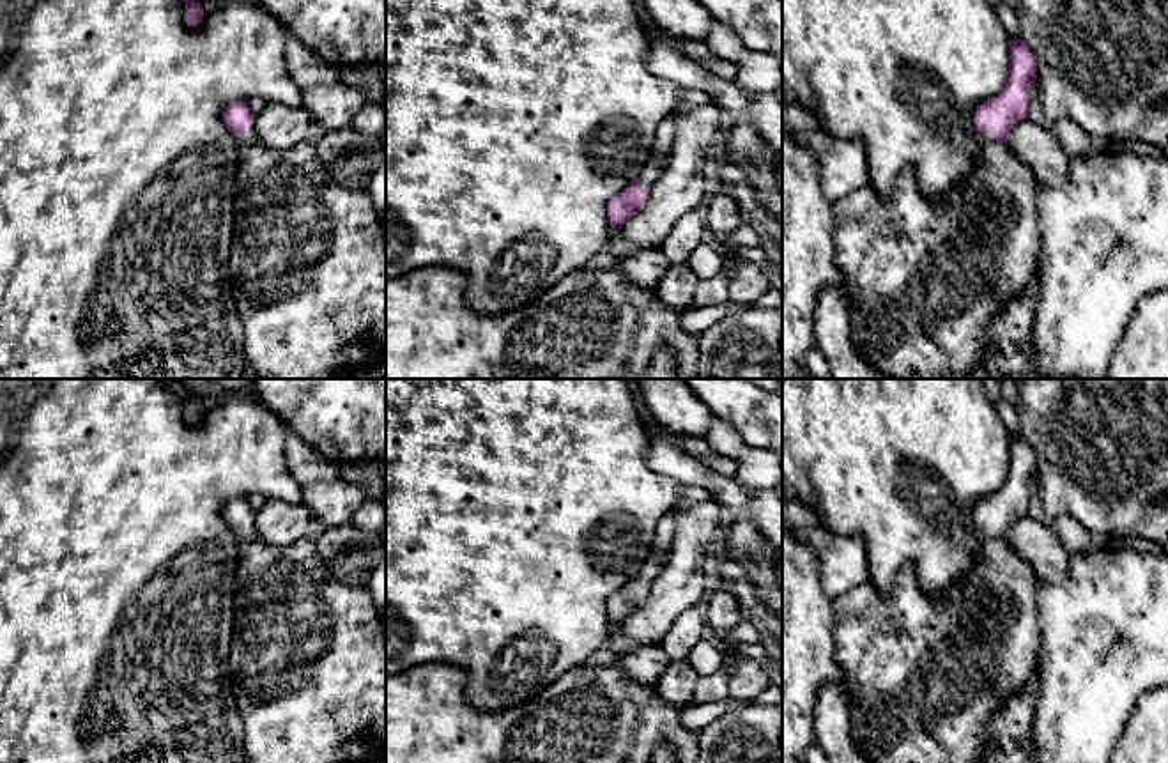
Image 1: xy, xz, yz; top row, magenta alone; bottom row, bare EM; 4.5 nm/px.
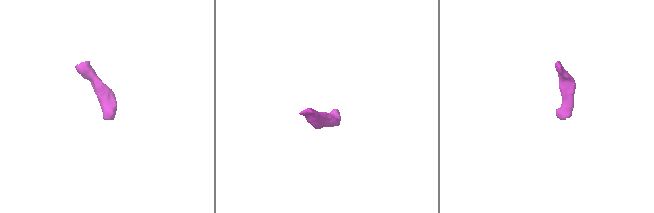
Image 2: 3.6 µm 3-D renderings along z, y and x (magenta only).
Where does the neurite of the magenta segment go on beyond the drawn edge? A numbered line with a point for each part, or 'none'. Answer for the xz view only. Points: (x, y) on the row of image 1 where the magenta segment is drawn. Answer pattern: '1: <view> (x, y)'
1: xz (653, 167)

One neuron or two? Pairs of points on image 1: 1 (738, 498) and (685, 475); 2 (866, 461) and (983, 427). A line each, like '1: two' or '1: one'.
1: one
2: one

